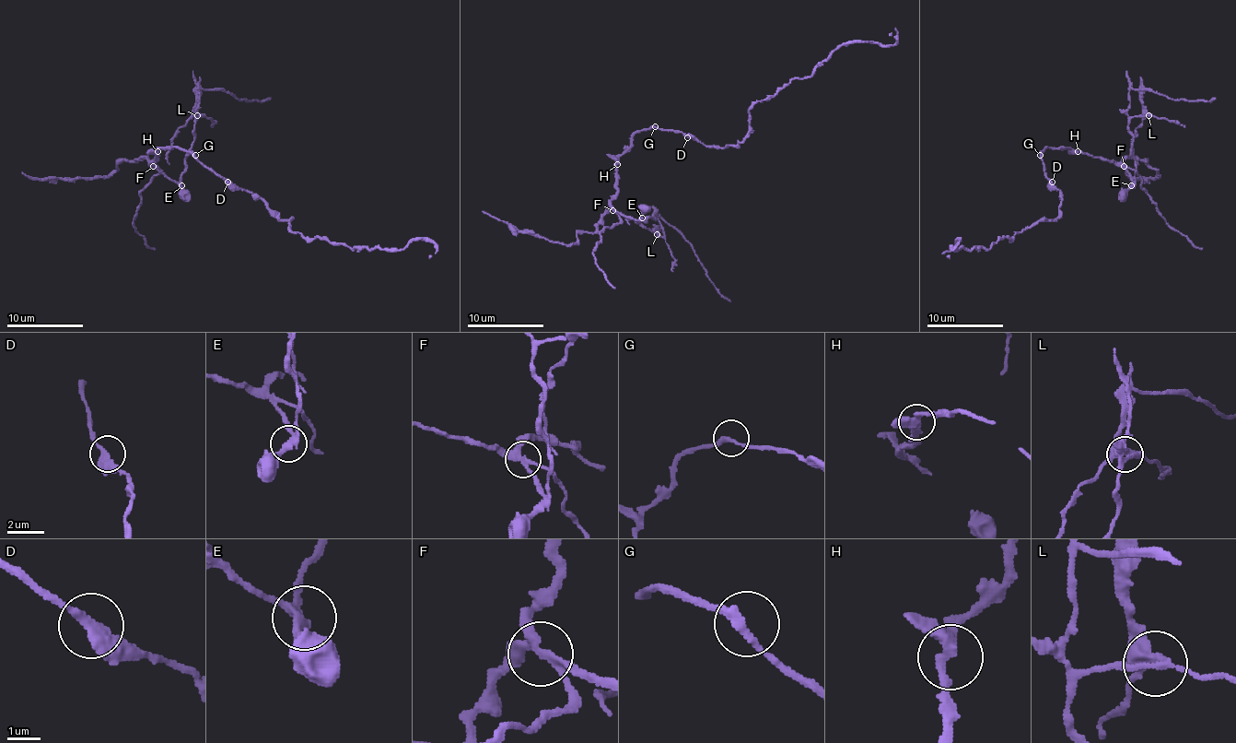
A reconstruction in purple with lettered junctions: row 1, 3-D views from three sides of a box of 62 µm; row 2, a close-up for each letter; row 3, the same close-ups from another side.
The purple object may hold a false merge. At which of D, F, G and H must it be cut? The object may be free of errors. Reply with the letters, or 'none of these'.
F

